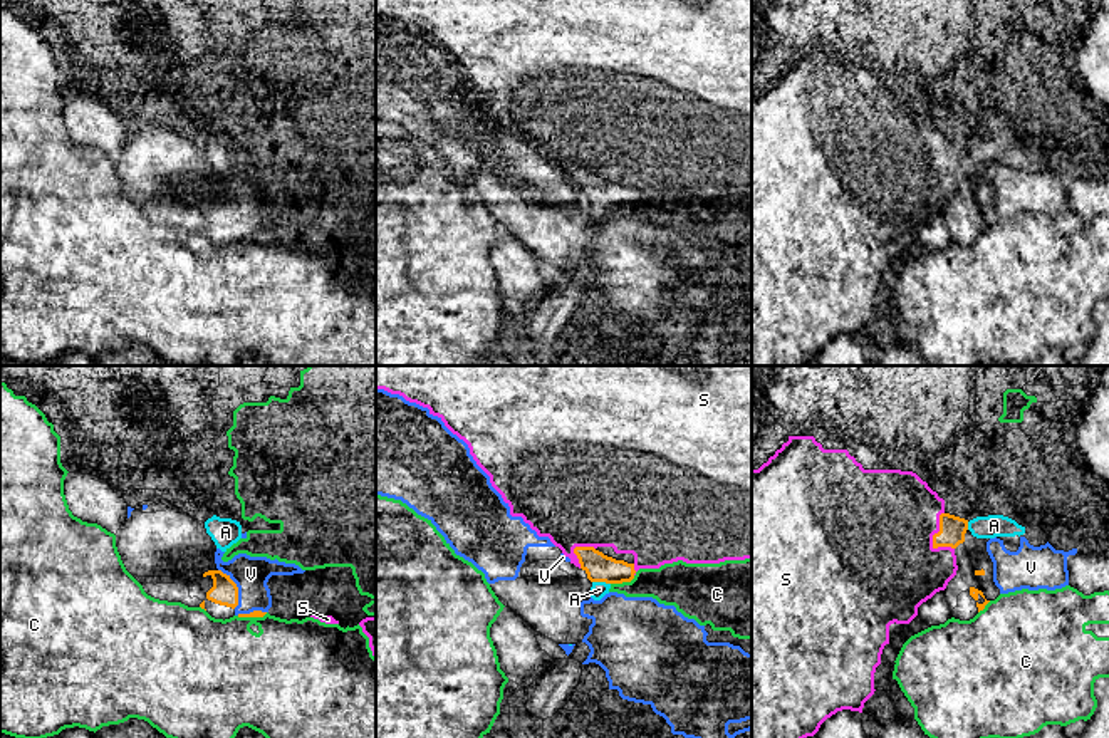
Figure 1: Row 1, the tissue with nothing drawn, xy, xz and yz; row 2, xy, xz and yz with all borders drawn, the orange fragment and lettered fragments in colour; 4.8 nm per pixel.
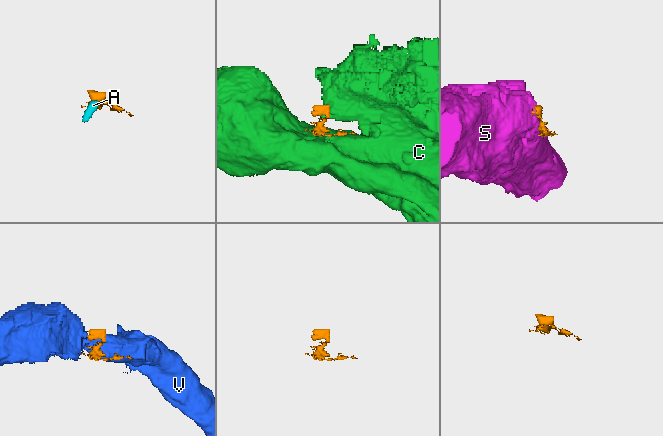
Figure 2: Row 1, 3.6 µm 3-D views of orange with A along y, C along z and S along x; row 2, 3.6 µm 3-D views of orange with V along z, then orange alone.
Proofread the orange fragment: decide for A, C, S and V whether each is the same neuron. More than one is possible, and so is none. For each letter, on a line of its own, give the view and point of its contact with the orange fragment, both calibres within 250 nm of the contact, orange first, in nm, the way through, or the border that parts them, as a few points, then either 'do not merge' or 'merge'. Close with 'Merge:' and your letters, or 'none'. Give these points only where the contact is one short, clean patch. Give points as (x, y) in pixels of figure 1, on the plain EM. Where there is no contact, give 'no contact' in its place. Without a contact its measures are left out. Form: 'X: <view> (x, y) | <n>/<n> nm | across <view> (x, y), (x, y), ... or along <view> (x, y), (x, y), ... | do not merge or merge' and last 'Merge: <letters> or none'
A: xz (601, 205) | 140/80 nm | across xz (599, 192), (601, 205), (599, 213) | merge
C: xz (623, 205) | 140/200 nm | do not merge
S: yz (940, 155) | 130/460 nm | merge
V: xy (237, 212) | 130/170 nm | do not merge
Merge: A, S

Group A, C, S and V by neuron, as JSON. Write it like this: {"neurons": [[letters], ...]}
{"neurons": [["A", "S"], ["C"], ["V"]]}

